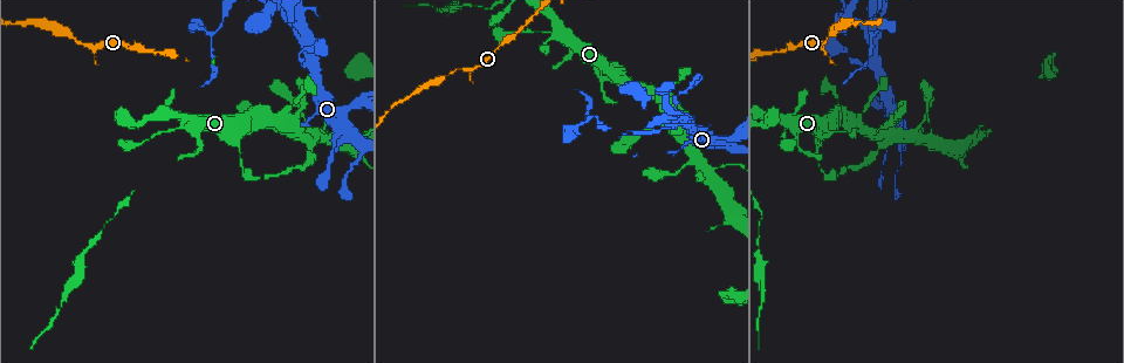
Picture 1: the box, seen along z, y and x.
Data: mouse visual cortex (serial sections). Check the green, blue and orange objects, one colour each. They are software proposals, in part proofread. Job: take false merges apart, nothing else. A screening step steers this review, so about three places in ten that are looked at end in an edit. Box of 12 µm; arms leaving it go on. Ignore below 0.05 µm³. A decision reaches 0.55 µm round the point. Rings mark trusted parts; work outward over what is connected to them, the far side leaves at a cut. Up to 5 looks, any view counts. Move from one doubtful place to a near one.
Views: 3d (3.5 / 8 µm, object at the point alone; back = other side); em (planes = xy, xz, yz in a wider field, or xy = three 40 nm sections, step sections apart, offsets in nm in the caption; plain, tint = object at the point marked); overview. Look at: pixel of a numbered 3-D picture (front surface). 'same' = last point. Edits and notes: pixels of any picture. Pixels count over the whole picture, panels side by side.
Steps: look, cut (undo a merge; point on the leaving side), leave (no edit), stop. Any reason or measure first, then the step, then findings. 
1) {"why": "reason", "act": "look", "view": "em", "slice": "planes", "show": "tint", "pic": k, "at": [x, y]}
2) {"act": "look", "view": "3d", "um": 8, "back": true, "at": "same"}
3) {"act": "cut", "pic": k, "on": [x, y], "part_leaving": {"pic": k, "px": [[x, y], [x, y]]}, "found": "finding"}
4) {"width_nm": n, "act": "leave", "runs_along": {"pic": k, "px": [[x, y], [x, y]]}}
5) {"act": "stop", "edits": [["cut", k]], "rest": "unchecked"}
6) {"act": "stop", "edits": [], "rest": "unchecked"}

{"why": "thin neck", "act": "look", "view": "3d", "um": 8, "pic": 1, "at": [455, 71]}

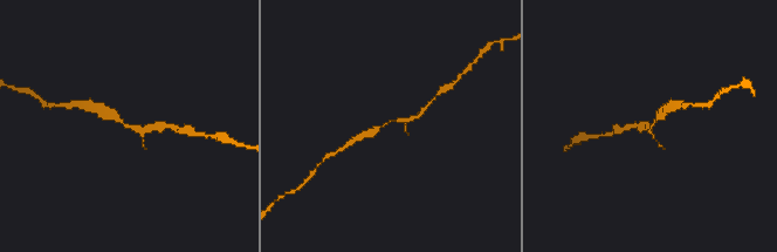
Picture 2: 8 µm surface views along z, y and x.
{"act": "look", "view": "3d", "um": 3.5, "pic": 2, "at": [130, 126]}

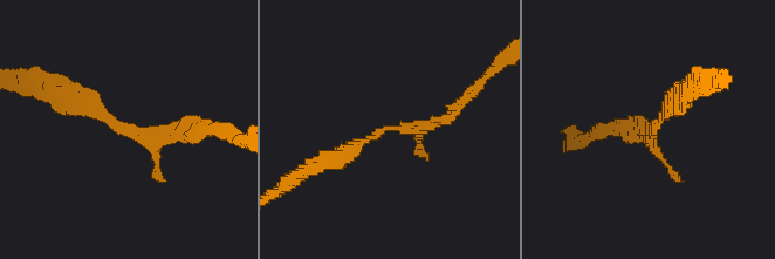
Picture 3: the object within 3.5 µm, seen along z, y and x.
{"why": "need the tissue", "act": "look", "view": "em", "slice": "xy", "step": 2, "show": "tint", "pic": 3, "at": [130, 131]}

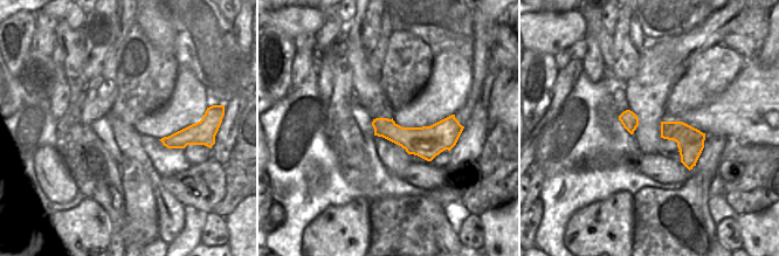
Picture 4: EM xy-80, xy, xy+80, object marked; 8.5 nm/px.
{"arm_widths_nm": [150, 200], "act": "leave", "runs_along": {"pic": 3, "px": [[461, 103], [444, 121], [375, 133], [333, 159]]}, "found": "continuous, no second cell"}

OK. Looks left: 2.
{"why": "abrupt turn", "act": "look", "view": "3d", "um": 3.5, "pic": 1, "at": [873, 28]}

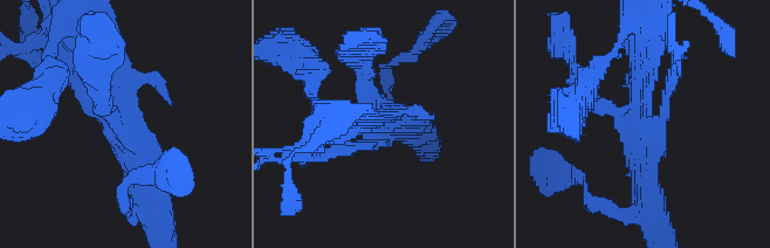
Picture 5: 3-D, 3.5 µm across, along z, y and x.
{"why": "shape alone is not enough", "act": "look", "view": "em", "slice": "planes", "show": "tint", "pic": 5, "at": [128, 133]}

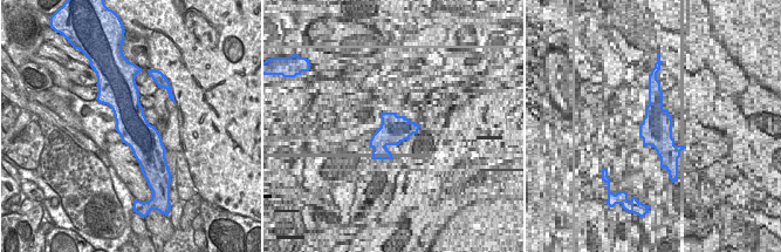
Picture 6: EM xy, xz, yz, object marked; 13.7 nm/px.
{"width_nm": 440, "act": "cut", "pic": 5, "on": [671, 49], "part_leaving": {"pic": 5, "px": [[657, 133], [678, 57]]}, "found": "two cells meet here"}

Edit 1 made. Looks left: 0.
{"act": "stop", "edits": [["cut", 5]], "rest": "unchecked"}

